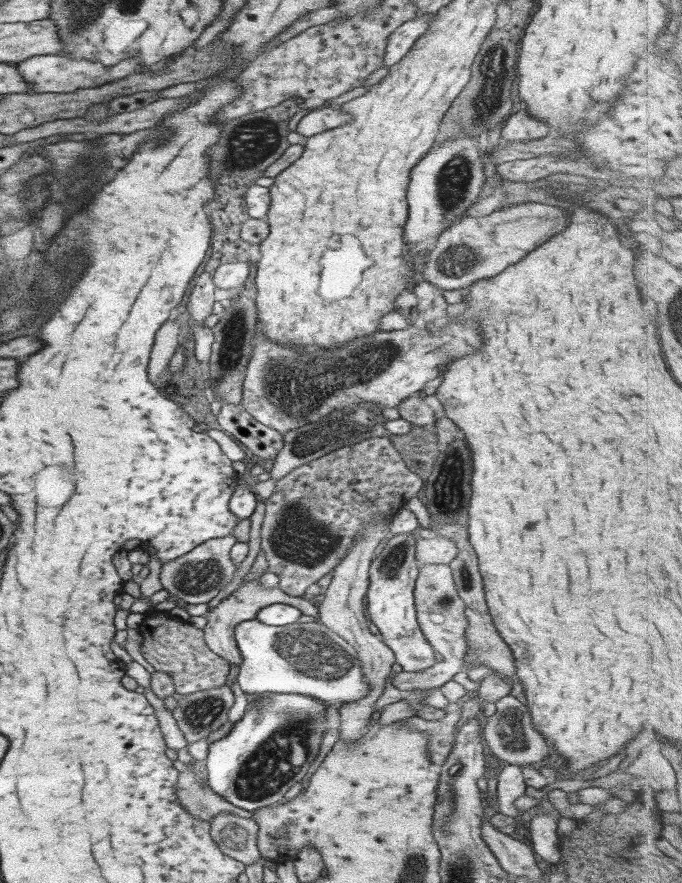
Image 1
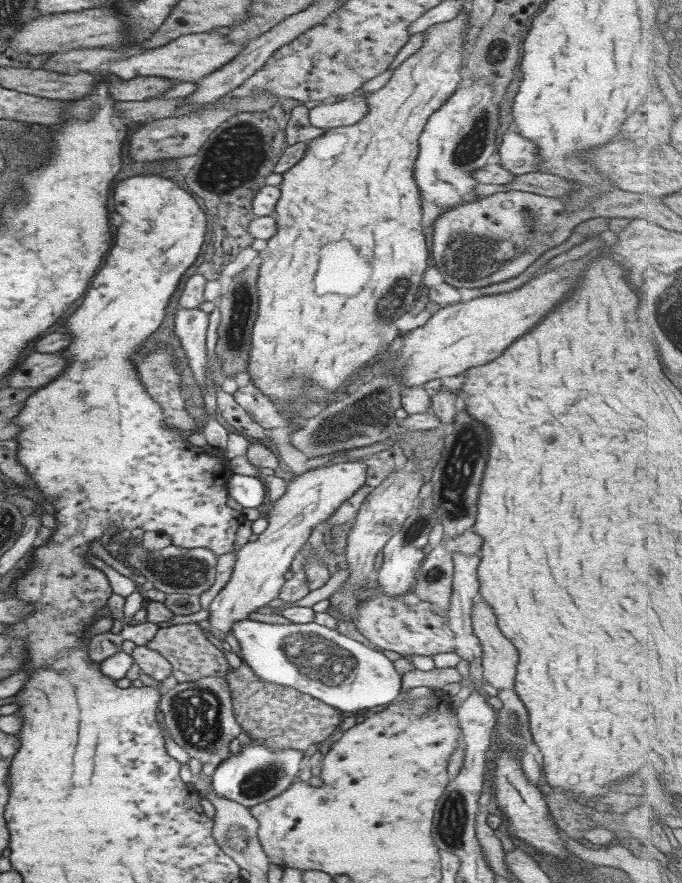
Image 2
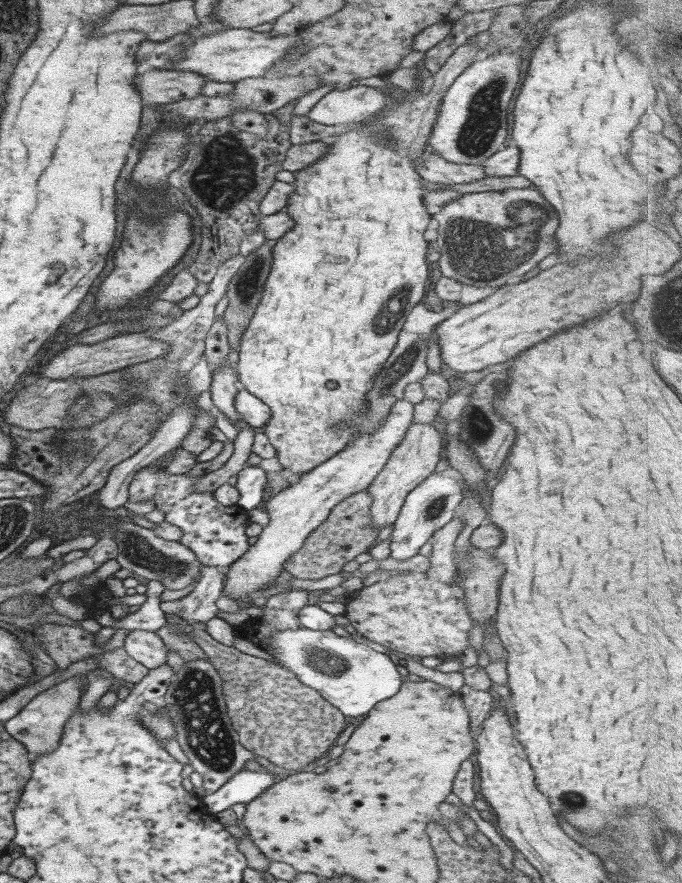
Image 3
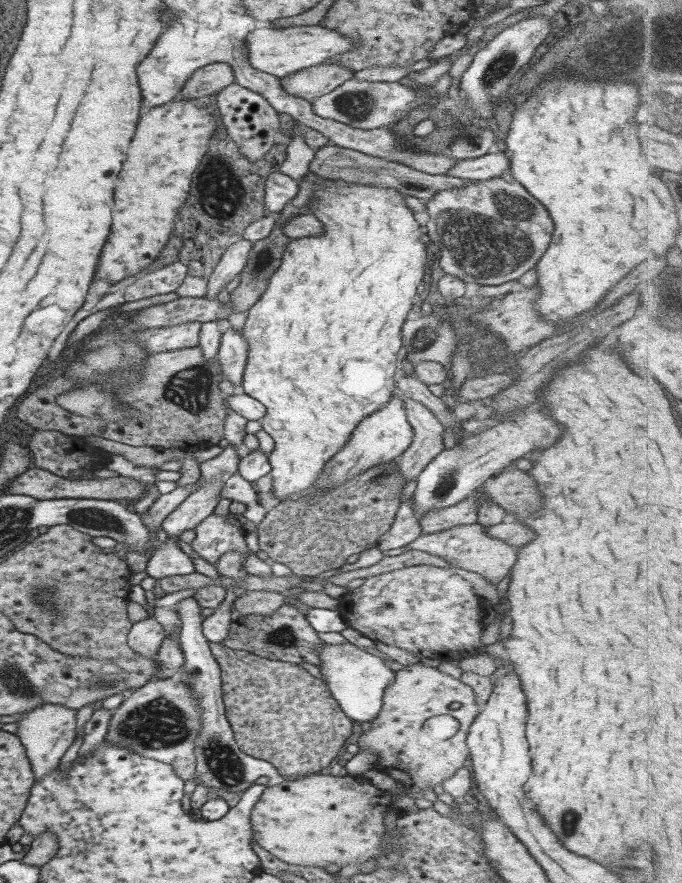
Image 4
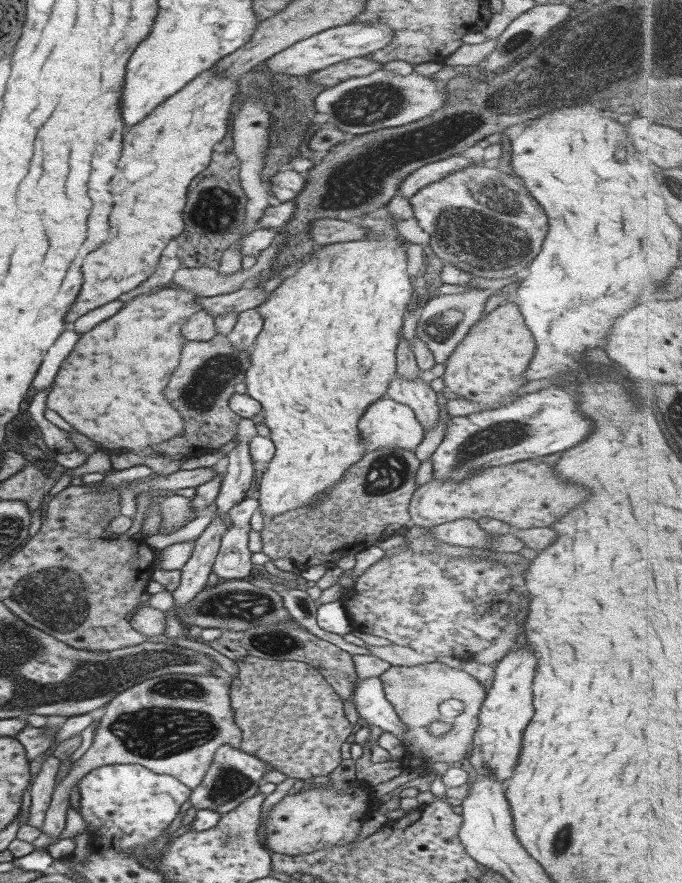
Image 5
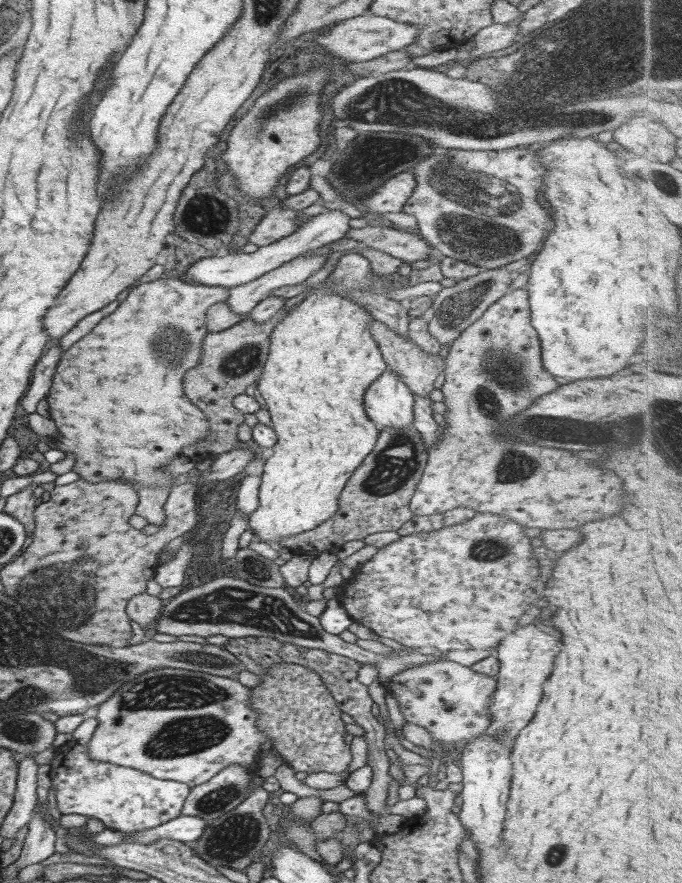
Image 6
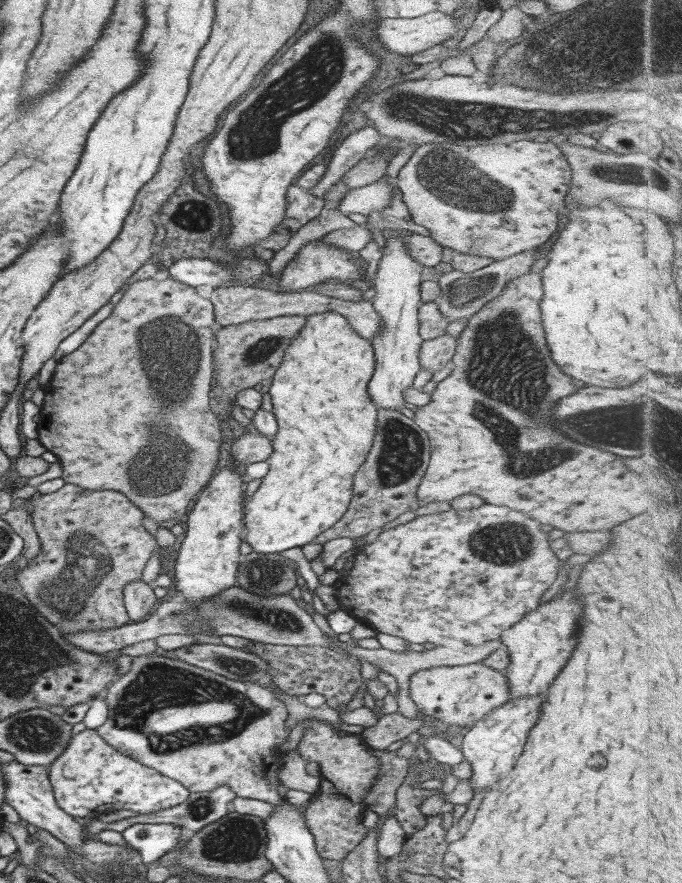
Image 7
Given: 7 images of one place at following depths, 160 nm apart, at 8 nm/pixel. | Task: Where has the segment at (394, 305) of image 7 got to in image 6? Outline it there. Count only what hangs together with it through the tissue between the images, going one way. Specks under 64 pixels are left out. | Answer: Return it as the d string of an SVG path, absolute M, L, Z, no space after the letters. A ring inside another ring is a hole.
M384 370L365 390L363 406L378 431L386 426L395 430L413 427L413 394L390 370Z

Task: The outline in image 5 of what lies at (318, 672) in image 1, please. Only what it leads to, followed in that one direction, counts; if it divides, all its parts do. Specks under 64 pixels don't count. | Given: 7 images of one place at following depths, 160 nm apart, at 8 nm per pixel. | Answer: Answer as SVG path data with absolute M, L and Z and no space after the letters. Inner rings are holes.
M379 677L357 678L351 699L363 722L378 726L381 730L399 738L406 731L391 703L384 697Z

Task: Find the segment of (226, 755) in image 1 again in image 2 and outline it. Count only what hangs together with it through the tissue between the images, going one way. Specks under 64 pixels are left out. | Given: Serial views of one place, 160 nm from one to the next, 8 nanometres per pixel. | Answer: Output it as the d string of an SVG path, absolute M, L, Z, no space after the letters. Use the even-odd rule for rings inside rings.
M250 739L247 746L239 746L237 754L231 754L213 770L211 788L215 796L249 809L286 791L297 778L305 760L303 751L267 750L263 743Z

